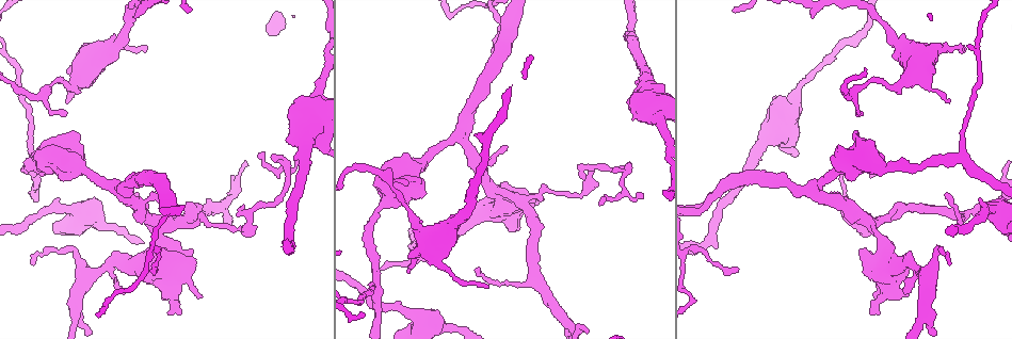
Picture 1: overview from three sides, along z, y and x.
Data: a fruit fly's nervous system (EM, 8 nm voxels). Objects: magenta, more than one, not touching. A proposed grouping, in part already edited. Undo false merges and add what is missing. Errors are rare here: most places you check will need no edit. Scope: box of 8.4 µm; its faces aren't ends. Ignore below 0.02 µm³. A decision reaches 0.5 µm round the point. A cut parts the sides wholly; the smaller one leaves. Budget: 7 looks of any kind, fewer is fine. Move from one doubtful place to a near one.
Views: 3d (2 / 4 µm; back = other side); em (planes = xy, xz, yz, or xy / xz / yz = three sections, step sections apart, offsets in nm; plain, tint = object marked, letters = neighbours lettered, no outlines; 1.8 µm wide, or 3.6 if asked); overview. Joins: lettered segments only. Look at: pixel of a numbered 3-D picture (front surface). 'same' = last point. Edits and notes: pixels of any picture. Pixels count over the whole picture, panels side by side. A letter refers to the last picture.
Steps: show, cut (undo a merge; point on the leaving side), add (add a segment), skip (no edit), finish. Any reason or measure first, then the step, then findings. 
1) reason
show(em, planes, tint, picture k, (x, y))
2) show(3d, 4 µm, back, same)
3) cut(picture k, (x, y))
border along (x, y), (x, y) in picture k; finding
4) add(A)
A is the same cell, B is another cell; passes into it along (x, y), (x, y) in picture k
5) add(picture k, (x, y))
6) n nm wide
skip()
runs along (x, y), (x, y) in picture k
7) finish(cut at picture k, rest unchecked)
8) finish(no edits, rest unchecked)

calibre changes
show(em, planes, letters, picture 1, (563, 317))

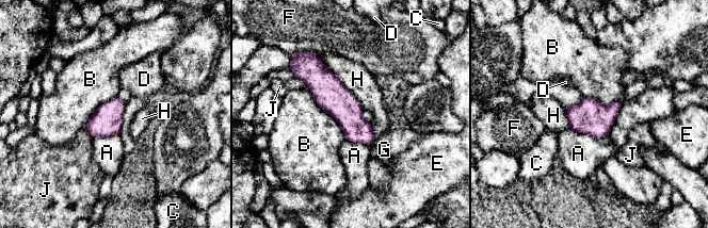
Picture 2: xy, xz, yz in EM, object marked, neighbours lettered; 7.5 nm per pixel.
H touches over 550 nm
skip()
A, B, C, D, E, F, G, H and J are other cells; runs along (310, 66), (369, 142) in picture 2; all the same neuron

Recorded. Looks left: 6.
three-way junction
show(em, 3.6 µm, xy, step 16, tint, picture 1, (990, 209))

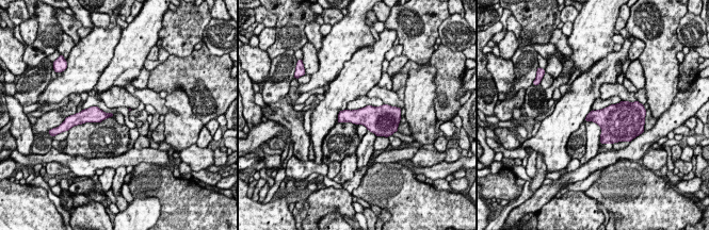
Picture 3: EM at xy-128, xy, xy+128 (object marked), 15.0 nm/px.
show(em, 3.6 µm, yz, step 8, letters, same)

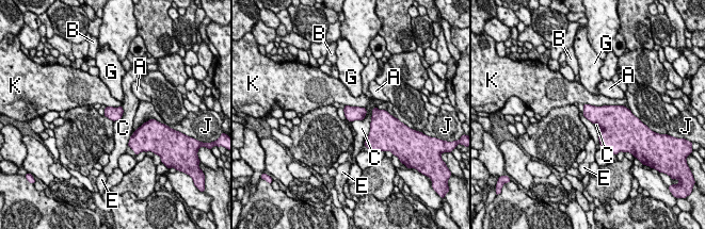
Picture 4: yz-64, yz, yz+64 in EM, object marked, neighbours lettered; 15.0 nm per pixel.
skip()
A, B, C, E, G, J and K are other cells; border along (148, 119), (131, 135) in picture 4; one neuron here

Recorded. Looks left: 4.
abrupt turn
show(em, 3.6 µm, yz, step 16, tint, picture 1, (245, 228))

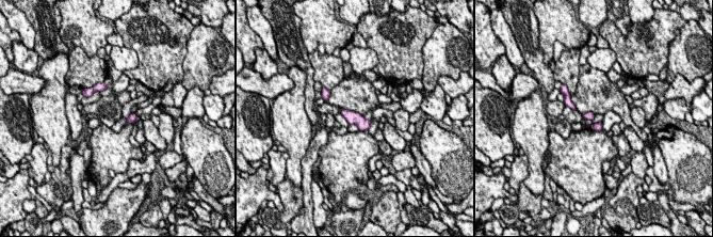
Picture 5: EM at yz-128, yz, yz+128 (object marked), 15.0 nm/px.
show(em, 3.6 µm, planes, letters, same)

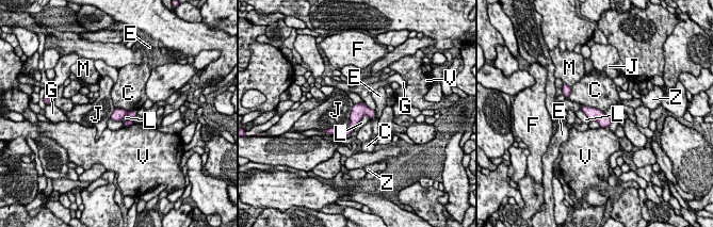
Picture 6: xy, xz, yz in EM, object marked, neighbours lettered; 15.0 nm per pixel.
200 nm wide
skip()
C, E, F, G, J, L, M, V and Z are other cells; border along (340, 126), (324, 130) in picture 6; all the same neuron

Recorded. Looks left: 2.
finish(no edits, rest unchecked)

